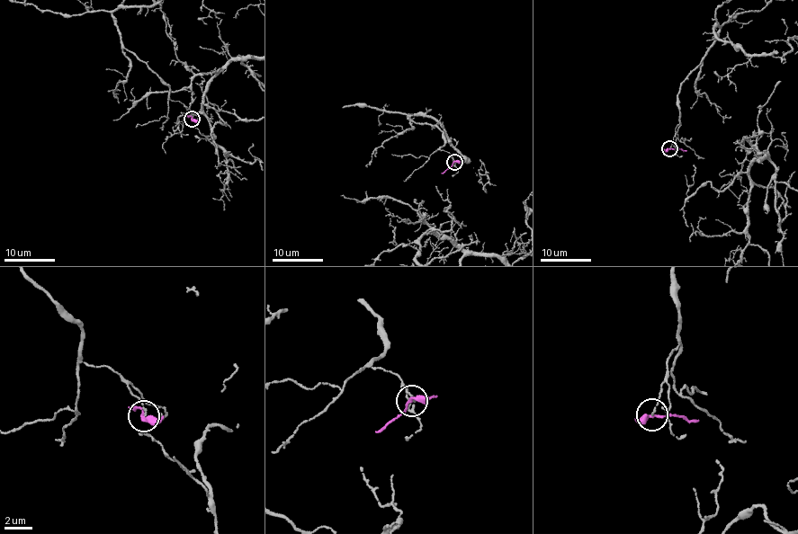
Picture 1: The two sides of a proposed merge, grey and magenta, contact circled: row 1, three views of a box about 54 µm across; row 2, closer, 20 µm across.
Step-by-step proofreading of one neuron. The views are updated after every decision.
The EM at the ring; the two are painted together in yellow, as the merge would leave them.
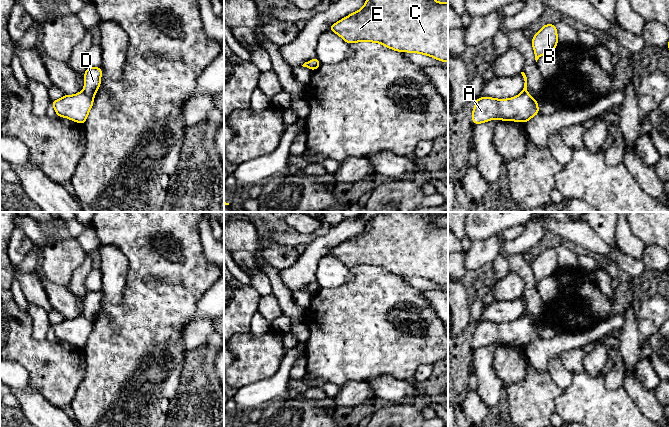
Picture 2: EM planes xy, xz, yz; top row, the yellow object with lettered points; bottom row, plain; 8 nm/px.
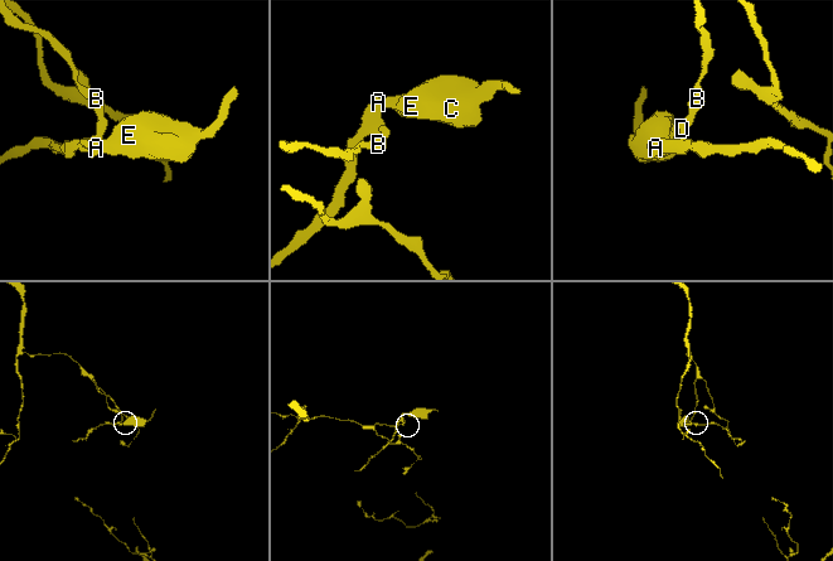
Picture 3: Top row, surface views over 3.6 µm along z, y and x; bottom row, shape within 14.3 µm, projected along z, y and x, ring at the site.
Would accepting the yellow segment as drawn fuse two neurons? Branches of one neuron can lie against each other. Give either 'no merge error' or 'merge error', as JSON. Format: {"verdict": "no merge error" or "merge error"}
{"verdict": "merge error"}

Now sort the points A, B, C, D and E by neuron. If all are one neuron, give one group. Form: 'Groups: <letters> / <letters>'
Groups: A C E / B D

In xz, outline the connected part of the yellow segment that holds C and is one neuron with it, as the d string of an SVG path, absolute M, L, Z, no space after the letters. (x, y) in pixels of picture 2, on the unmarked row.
M385 212L376 215L374 218L368 220L364 230L339 244L330 250L329 254L338 258L346 267L352 268L355 266L374 266L380 267L394 275L409 276L409 277L420 277L423 279L430 280L441 286L448 285L448 226L435 226L434 220L439 215L439 212Z

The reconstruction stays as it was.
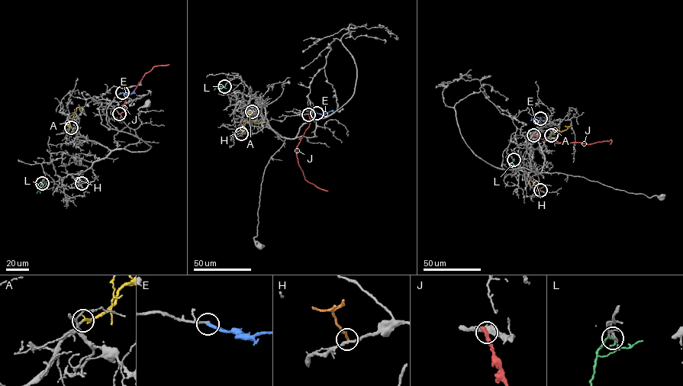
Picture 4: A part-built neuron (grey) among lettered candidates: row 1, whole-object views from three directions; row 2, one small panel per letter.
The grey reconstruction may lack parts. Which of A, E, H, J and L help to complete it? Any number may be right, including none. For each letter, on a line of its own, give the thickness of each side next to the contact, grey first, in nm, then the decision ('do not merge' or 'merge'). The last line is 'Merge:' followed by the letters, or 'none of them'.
A: 170 nm thick on the grey side, 240 nm on the other; merge
E: 190 nm thick on the grey side, 200 nm on the other; do not merge
H: 200 nm thick on the grey side, 180 nm on the other; do not merge
J: 420 nm thick on the grey side, 360 nm on the other; do not merge
L: 160 nm thick on the grey side, 190 nm on the other; do not merge
Merge: A

